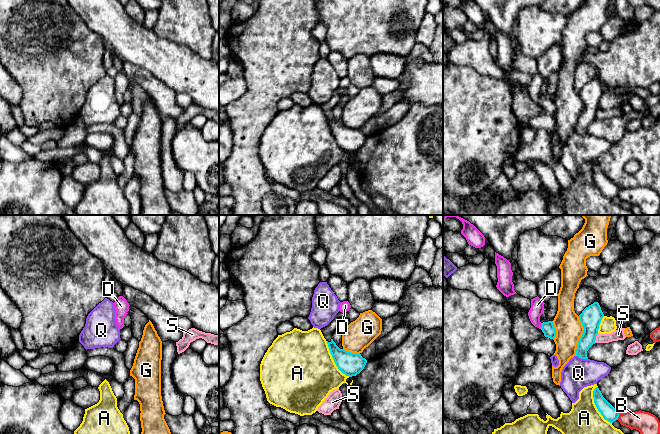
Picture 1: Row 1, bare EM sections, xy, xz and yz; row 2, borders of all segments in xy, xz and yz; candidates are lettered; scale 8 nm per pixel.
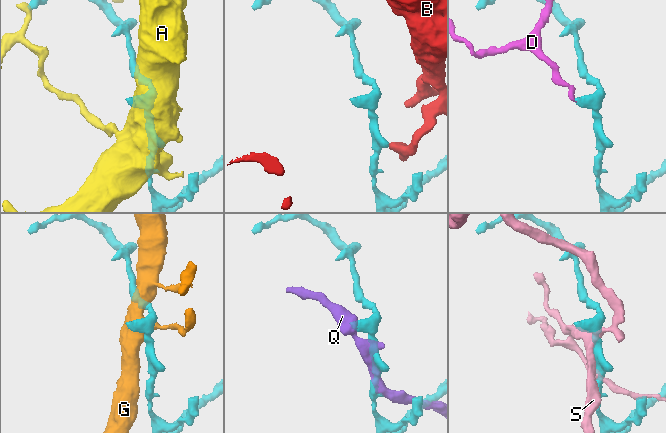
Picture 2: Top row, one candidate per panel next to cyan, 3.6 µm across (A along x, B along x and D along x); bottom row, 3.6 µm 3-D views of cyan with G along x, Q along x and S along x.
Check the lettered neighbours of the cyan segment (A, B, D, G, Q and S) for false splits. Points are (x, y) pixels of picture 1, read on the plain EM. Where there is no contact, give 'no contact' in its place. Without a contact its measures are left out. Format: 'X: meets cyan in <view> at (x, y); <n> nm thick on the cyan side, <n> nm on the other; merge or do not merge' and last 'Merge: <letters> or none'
A: meets cyan in yz at (596, 182); 120 nm thick on the cyan side, 380 nm on the other; do not merge
B: meets cyan in yz at (618, 192); 120 nm thick on the cyan side, 180 nm on the other; do not merge
D: meets cyan in yz at (541, 102); 100 nm thick on the cyan side, 110 nm on the other; merge
G: meets cyan in yz at (581, 112); 170 nm thick on the cyan side, 220 nm on the other; do not merge
Q: meets cyan in yz at (582, 134); 120 nm thick on the cyan side, 240 nm on the other; do not merge
S: meets cyan in yz at (595, 114); 170 nm thick on the cyan side, 80 nm on the other; do not merge
Merge: D

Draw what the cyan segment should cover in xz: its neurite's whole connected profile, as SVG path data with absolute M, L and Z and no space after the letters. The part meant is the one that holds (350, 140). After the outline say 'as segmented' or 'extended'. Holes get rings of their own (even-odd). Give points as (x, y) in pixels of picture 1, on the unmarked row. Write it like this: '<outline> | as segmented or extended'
M331 115L327 117L332 134L338 145L346 152L352 153L359 150L365 143L367 136L361 130L351 129L340 125Z | as segmented

